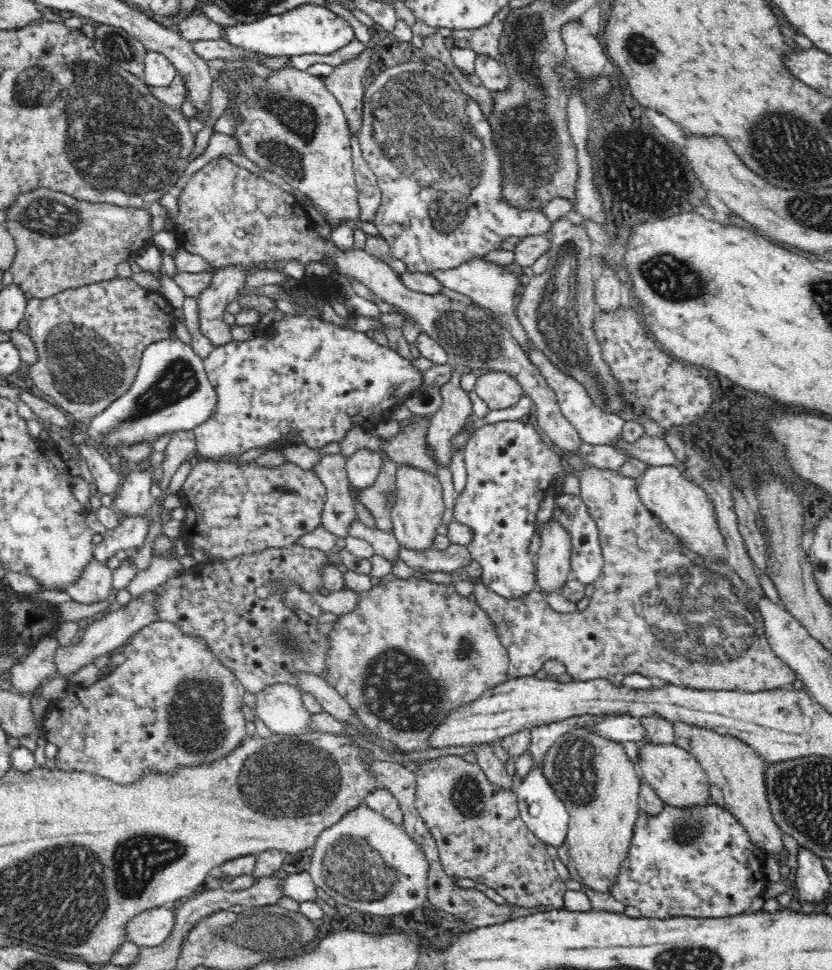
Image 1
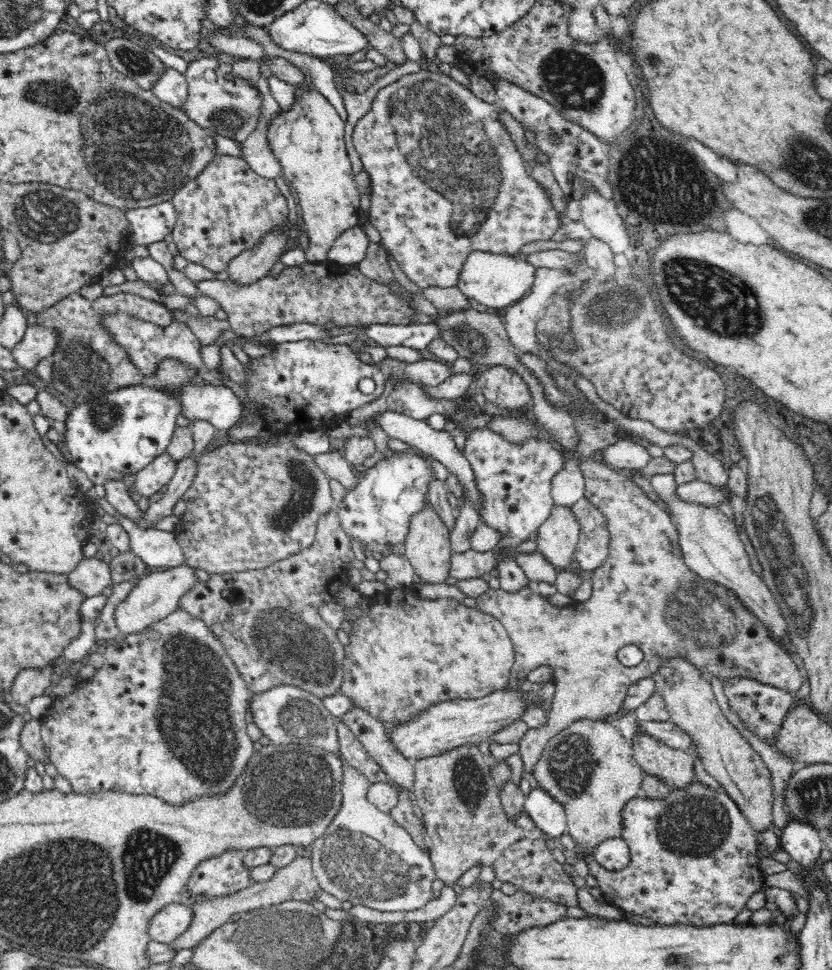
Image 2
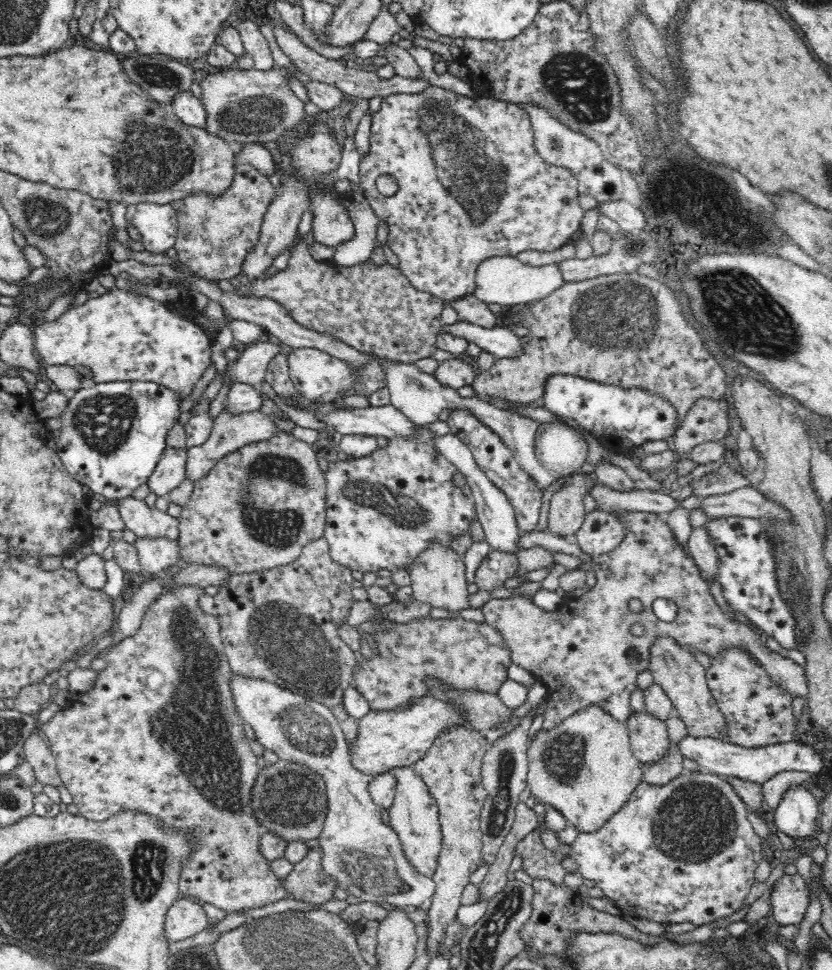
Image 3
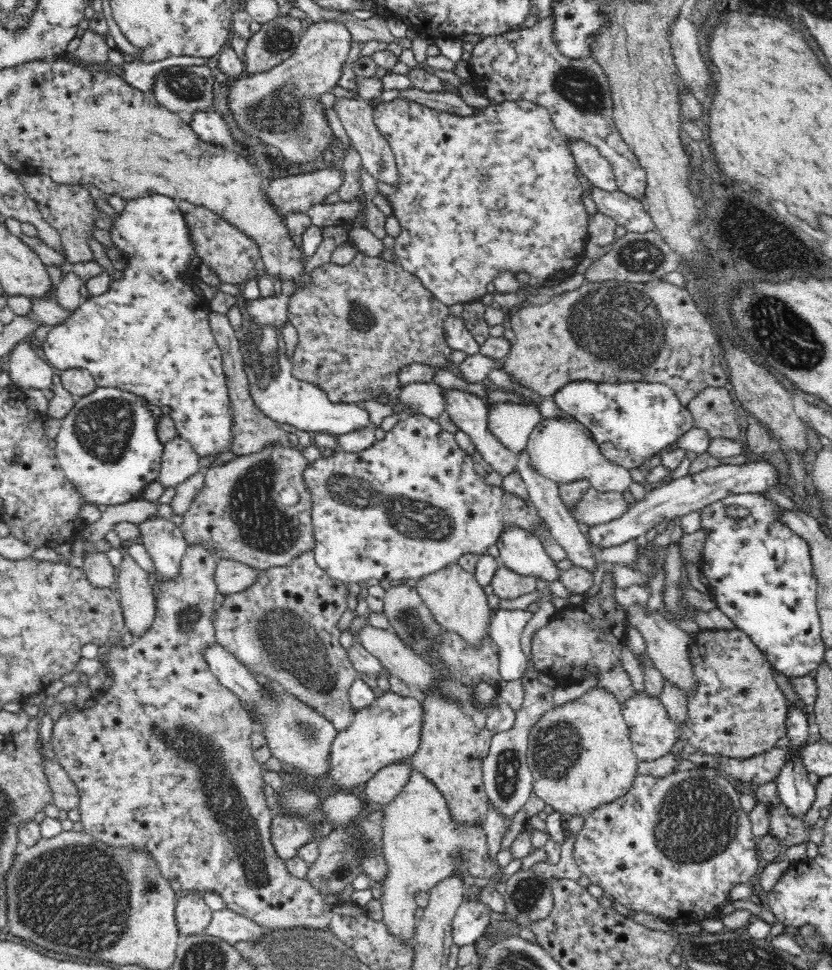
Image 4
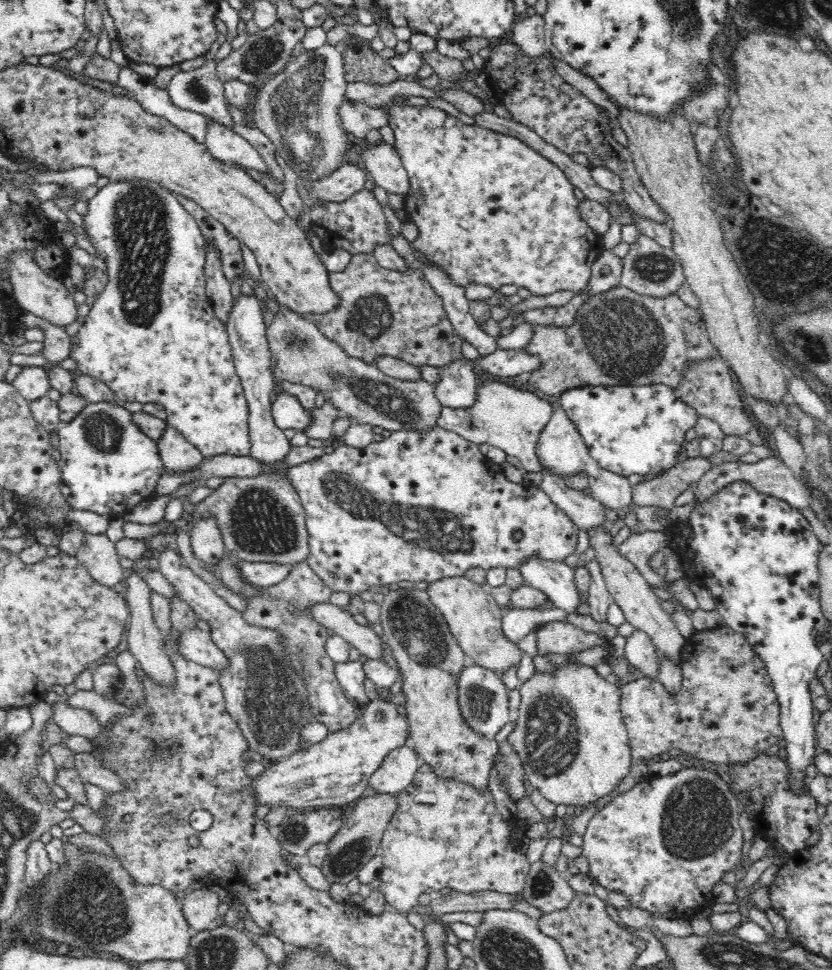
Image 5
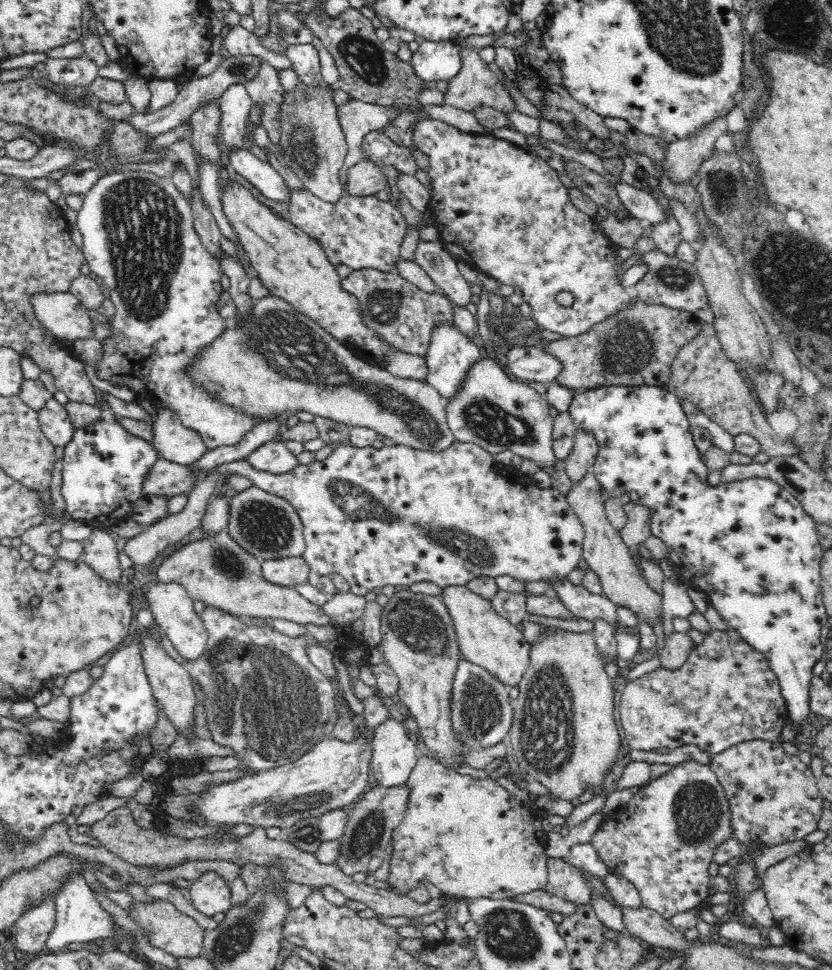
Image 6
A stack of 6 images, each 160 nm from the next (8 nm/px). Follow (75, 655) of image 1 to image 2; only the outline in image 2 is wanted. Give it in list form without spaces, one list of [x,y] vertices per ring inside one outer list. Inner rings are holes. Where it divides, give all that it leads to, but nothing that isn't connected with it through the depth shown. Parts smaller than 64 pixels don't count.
[[[182,564],[163,572],[152,571],[138,579],[130,594],[116,607],[115,618],[120,635],[137,634],[148,625],[174,612],[179,606],[179,600],[200,582],[195,571],[196,569]]]

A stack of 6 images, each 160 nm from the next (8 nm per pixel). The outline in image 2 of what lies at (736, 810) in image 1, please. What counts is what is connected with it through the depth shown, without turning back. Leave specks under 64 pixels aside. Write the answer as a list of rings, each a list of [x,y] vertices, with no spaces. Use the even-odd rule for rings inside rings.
[[[676,657],[662,663],[653,679],[657,694],[666,702],[670,721],[690,735],[708,774],[734,799],[754,830],[760,832],[771,826],[773,794],[769,769],[760,754],[722,713],[707,674],[684,657]]]

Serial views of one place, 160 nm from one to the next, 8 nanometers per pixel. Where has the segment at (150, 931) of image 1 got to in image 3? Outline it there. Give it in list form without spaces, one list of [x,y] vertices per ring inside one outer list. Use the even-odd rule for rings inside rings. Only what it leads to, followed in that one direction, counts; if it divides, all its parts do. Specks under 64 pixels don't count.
[[[181,897],[166,913],[164,932],[170,942],[183,941],[204,930],[208,924],[203,906]]]

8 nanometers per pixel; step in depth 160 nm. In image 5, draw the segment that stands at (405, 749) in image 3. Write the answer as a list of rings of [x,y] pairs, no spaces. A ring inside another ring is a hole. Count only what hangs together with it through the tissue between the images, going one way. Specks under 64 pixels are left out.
[[[375,699],[364,714],[341,731],[330,732],[316,744],[308,745],[274,765],[266,765],[262,775],[252,778],[250,797],[255,806],[266,805],[294,810],[337,808],[358,801],[369,793],[369,779],[394,748],[411,742],[406,715],[398,714],[394,704]]]

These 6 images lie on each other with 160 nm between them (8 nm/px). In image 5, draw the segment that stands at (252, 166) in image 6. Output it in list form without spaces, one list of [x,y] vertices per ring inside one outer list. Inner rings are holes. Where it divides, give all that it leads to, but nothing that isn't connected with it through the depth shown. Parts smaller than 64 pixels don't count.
[[[220,123],[207,126],[206,146],[209,154],[216,160],[230,165],[255,170],[258,173],[268,173],[269,167],[253,148],[233,128]]]

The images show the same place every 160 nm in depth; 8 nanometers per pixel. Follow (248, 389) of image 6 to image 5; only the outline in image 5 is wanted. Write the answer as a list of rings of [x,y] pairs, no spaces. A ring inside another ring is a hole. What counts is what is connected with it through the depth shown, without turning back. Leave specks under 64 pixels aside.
[[[273,300],[277,310],[272,311],[273,316],[270,324],[266,326],[266,345],[270,349],[270,371],[280,388],[282,382],[301,384],[315,390],[316,394],[322,393],[325,404],[330,403],[336,407],[340,414],[363,425],[380,426],[380,428],[394,432],[432,432],[441,415],[441,402],[435,395],[433,384],[422,378],[418,380],[400,380],[384,374],[374,364],[368,364],[358,357],[348,356],[340,344],[330,340],[314,321],[308,320],[307,315],[294,312],[284,305]]]

